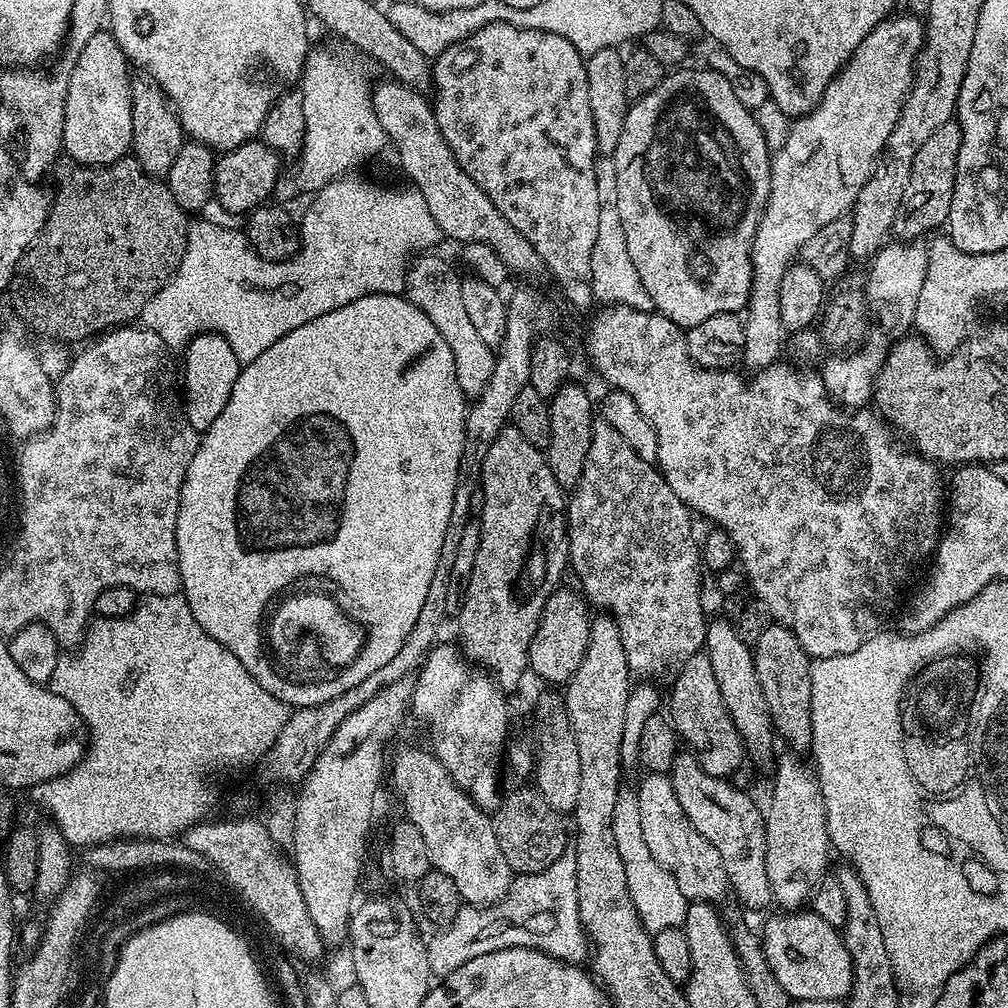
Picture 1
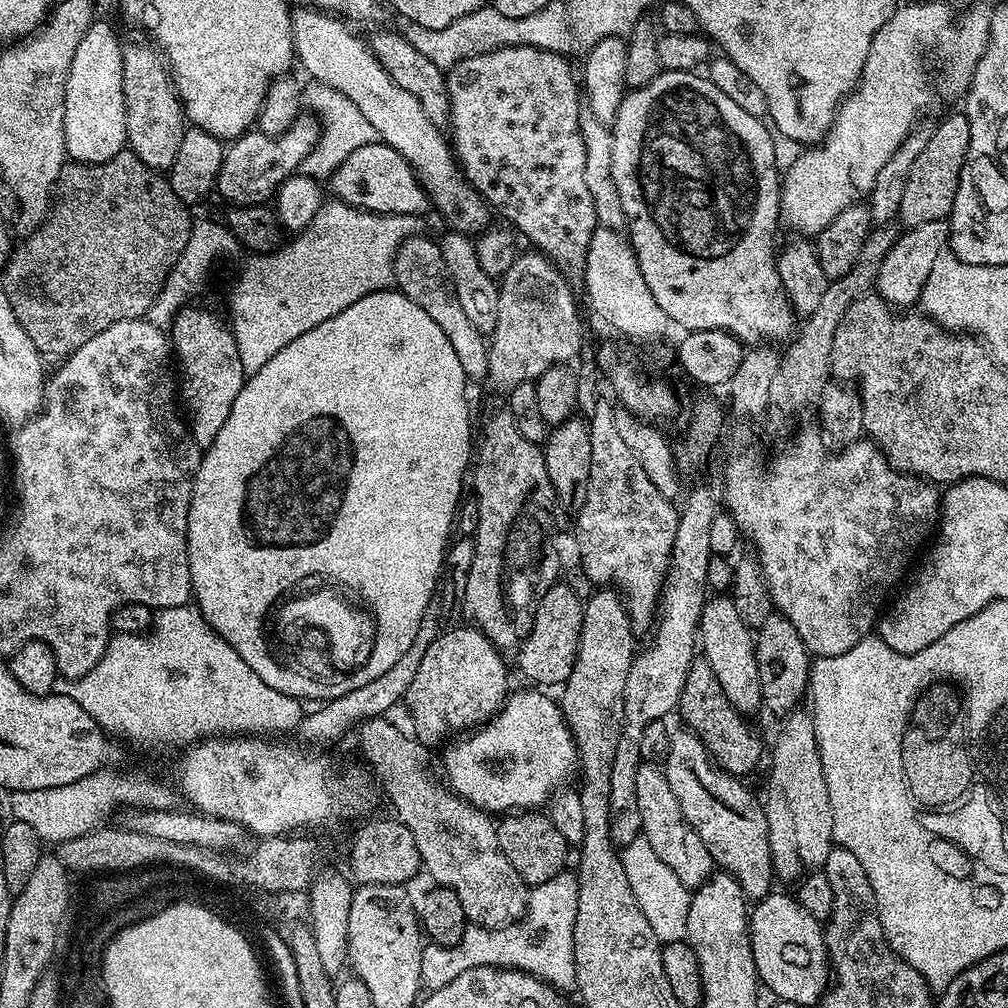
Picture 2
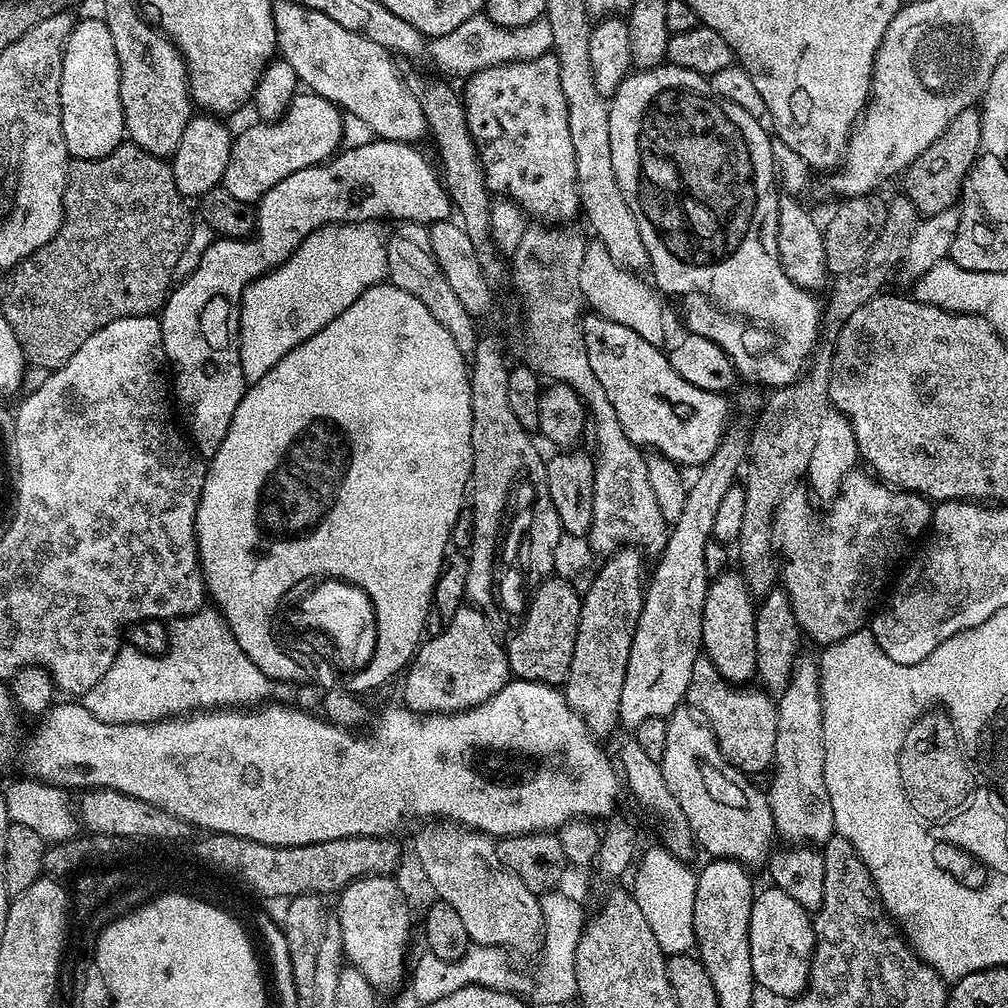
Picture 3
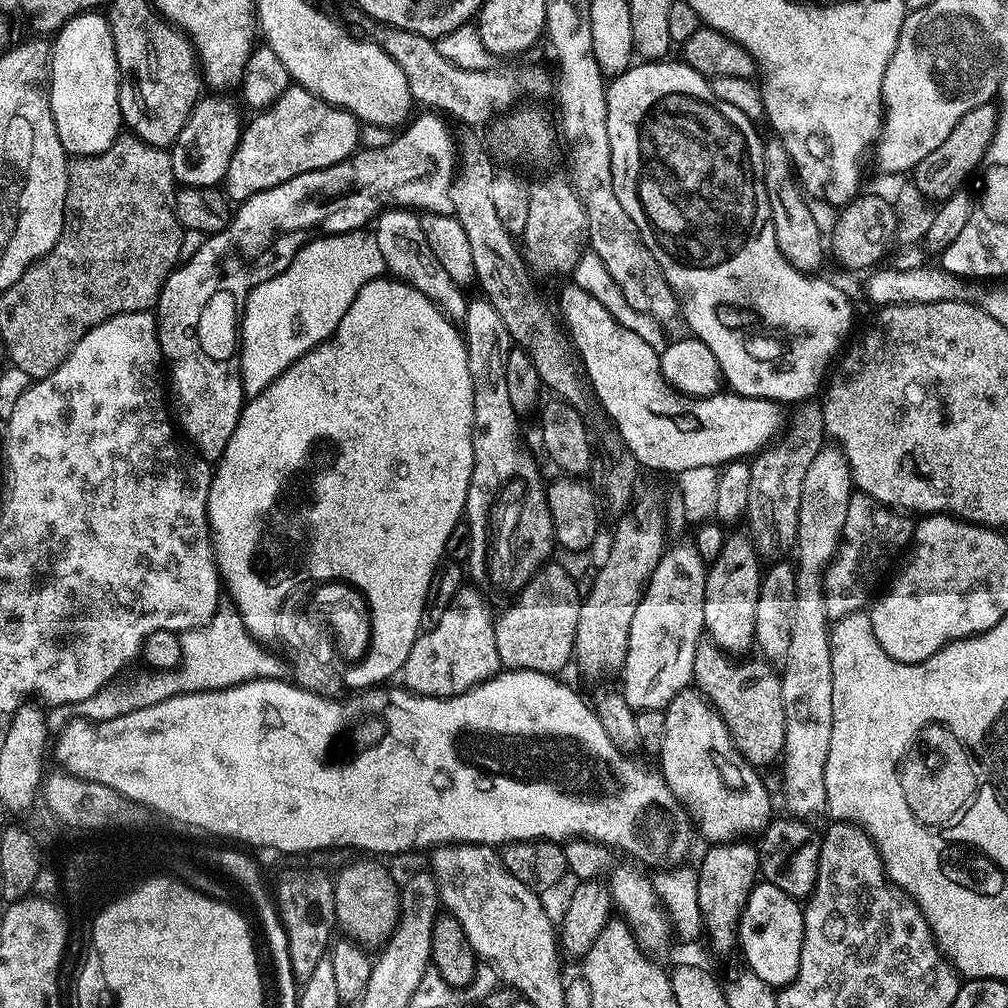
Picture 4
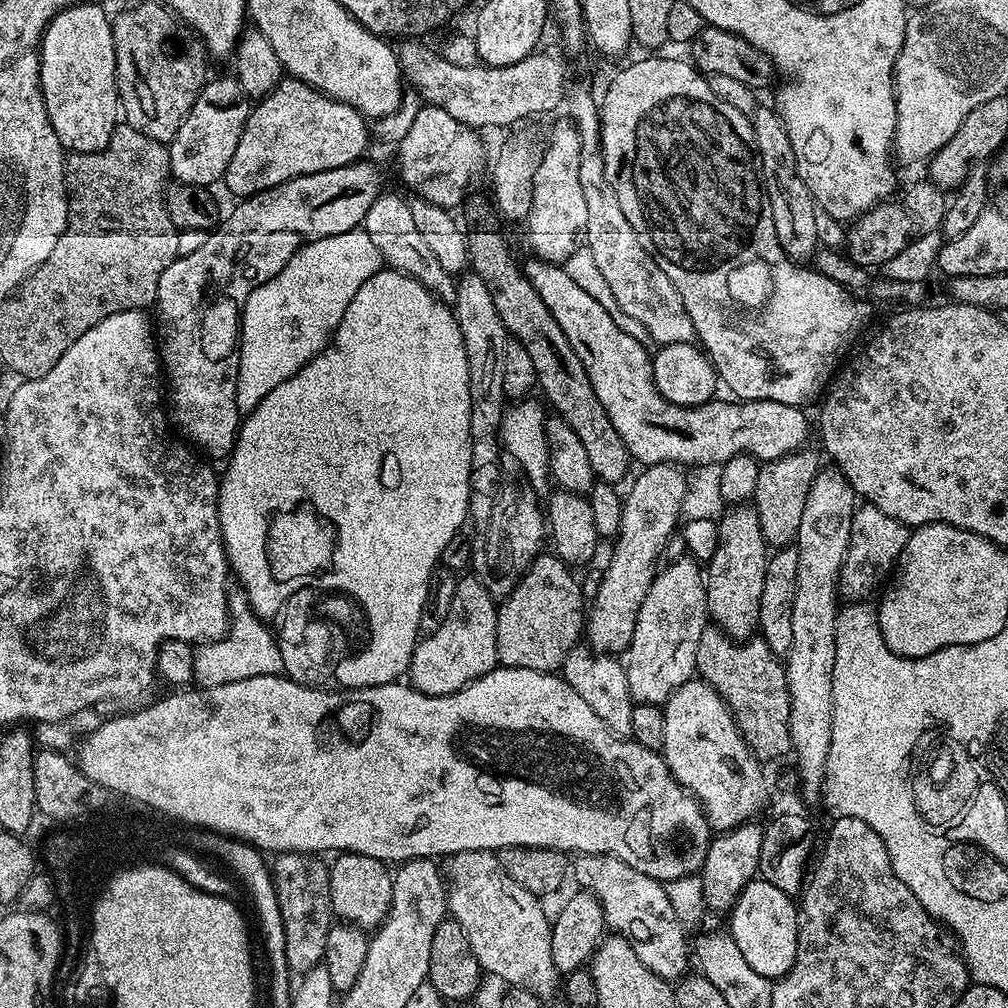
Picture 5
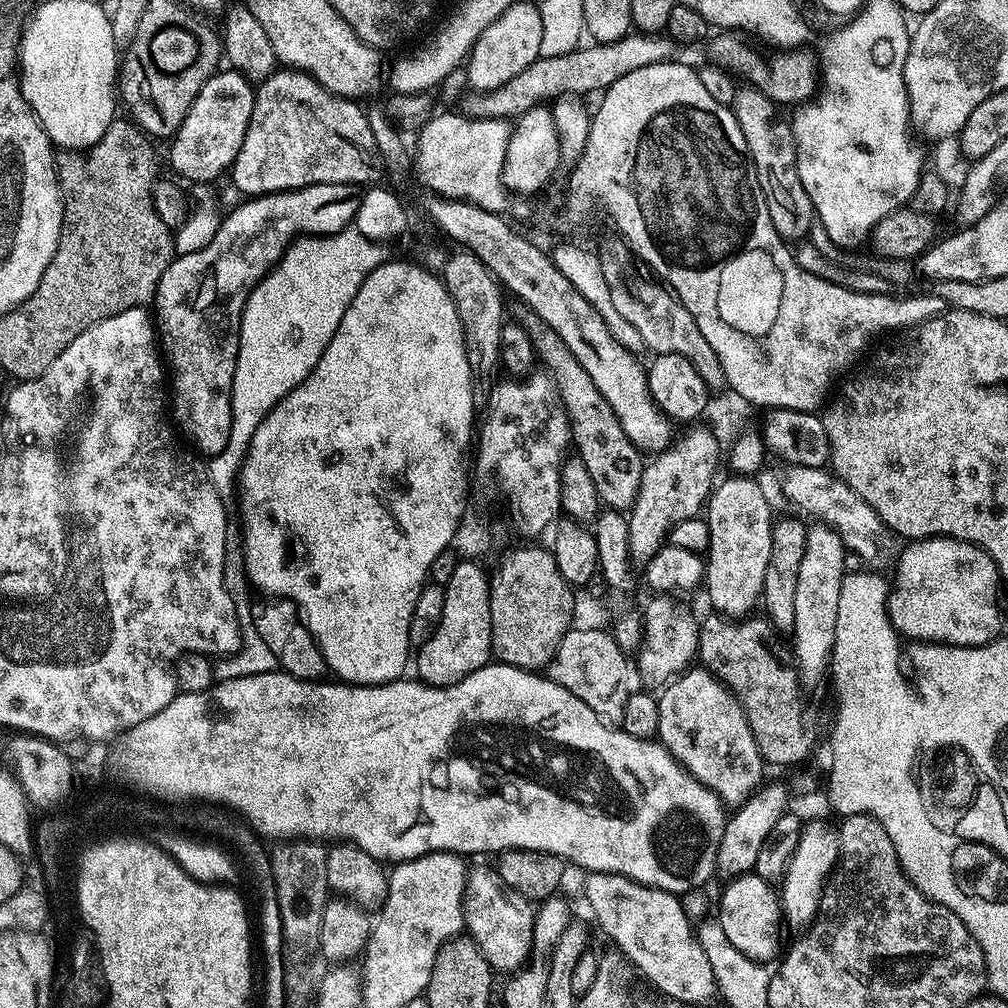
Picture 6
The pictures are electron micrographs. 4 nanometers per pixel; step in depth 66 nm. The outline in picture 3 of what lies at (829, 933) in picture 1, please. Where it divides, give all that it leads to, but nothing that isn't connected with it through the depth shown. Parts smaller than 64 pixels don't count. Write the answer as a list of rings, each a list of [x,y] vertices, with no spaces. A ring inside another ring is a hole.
[[[775,887],[776,888],[764,888],[761,892],[759,889],[752,898],[752,909],[750,910],[750,966],[752,967],[752,977],[763,991],[765,988],[766,991],[773,992],[776,996],[795,998],[808,986],[808,975],[812,969],[812,955],[816,952],[816,929],[814,927],[813,917],[809,912],[802,906],[798,906],[798,902],[794,902],[794,898],[790,898],[790,894],[786,894],[783,887]]]

